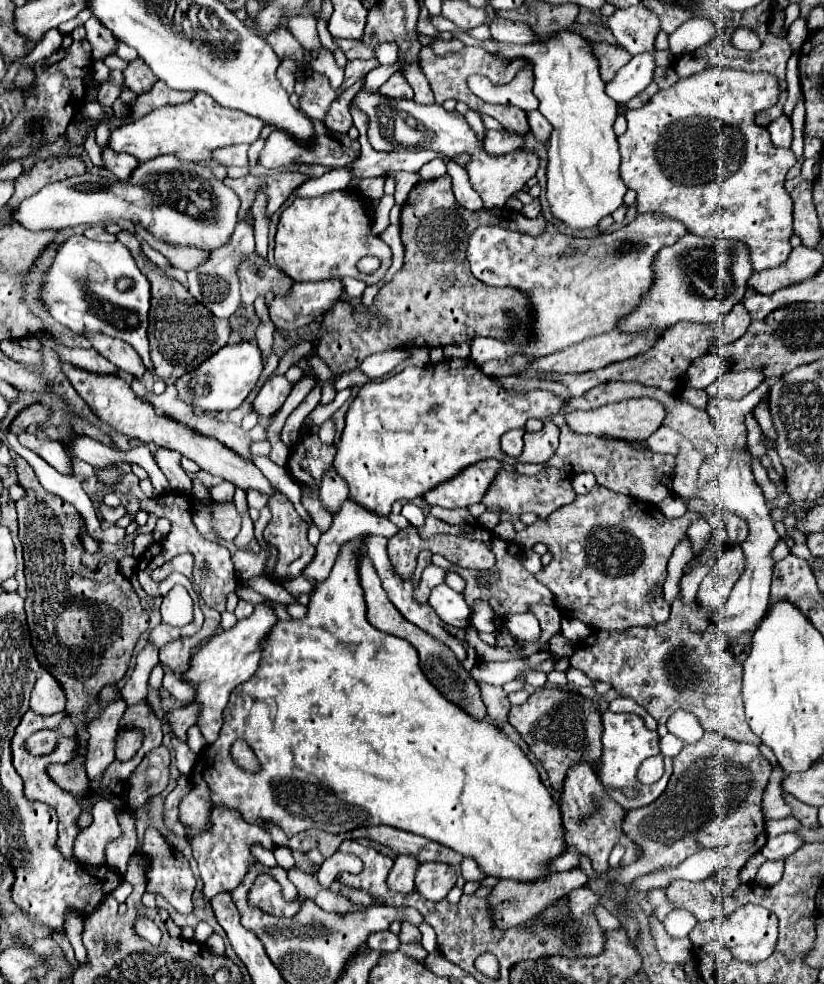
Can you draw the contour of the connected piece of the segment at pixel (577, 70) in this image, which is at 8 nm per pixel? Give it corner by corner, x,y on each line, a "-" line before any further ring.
559,30
553,42
532,43
526,45
500,42
493,38
487,40
475,39
465,34
453,33
466,46
484,48
486,51
503,58
526,57
535,64
535,88
533,94
539,100
539,112
549,120
553,132
547,142
547,200
551,206
551,214
567,224
573,230
595,228
605,216
613,214
621,204
627,192
627,186
619,174
621,154
617,136
613,132
613,122
617,118
617,104
613,98
605,94
605,82
599,76
597,58
593,58
593,42
579,32

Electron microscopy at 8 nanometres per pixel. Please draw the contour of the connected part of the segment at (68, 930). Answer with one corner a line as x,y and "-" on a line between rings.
69,914
69,918
65,918
65,936
69,938
75,950
75,958
79,962
85,962
85,946
81,942
81,934
83,934
83,914

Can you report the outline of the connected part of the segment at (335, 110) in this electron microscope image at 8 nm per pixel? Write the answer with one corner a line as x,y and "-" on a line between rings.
359,80
357,84
347,88
337,100
333,100
333,104
331,104
331,108
323,120
329,130
345,134
351,128
353,122
351,122
351,114
349,114
349,102
351,102
353,94
357,94
357,90
361,90
361,86
363,86
363,80

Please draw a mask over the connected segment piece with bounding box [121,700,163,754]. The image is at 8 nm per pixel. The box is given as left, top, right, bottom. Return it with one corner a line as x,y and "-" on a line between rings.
147,700
137,704
137,706
129,706
121,718
121,728
133,728
139,726
145,732
145,740
141,746
141,754
147,754
149,750
157,748
161,744
161,720
149,710

